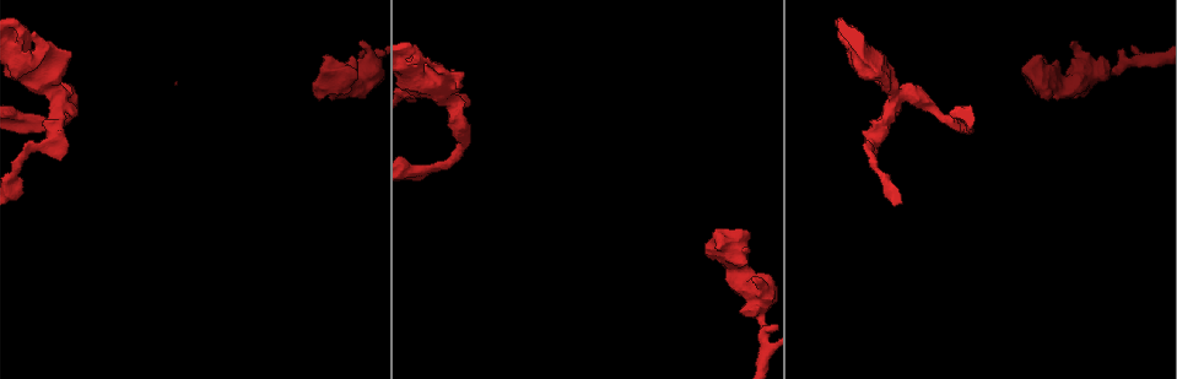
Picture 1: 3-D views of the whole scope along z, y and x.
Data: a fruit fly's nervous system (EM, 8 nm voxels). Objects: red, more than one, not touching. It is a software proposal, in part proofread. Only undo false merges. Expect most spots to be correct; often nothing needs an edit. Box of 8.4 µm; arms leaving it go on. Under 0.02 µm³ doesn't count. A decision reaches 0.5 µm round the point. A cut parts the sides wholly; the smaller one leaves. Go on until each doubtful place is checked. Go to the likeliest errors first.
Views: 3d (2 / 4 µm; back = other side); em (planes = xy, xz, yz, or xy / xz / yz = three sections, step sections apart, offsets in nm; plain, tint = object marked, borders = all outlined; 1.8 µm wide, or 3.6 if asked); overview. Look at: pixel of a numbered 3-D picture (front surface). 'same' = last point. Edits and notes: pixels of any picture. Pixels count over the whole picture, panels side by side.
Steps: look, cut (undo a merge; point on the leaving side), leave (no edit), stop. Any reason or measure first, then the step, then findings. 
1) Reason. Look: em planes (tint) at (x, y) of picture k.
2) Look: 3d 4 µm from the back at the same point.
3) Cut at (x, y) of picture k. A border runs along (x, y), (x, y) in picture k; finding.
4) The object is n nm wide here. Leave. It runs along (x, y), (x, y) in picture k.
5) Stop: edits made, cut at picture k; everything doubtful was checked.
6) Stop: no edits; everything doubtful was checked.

Abrupt turn. Look: em yz step 8 (tint) at (452, 102) of picture 1.

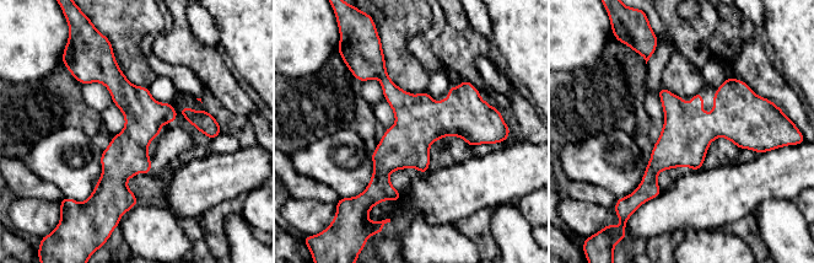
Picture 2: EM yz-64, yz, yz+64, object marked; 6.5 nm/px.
Cut it another way. Look: em planes (tint) at the same point.

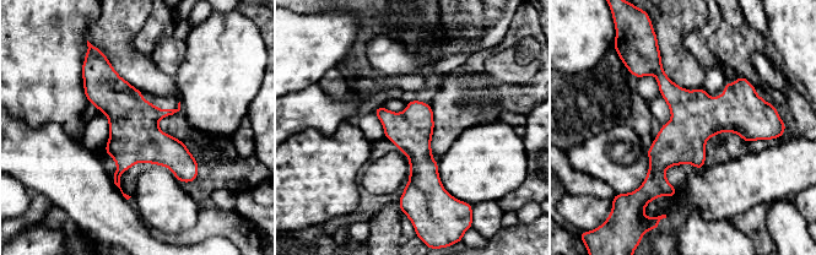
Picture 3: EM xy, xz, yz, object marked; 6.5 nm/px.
Leave. All the same cell.

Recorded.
Look: 3d 4 µm at (1040, 76) of picture 1.

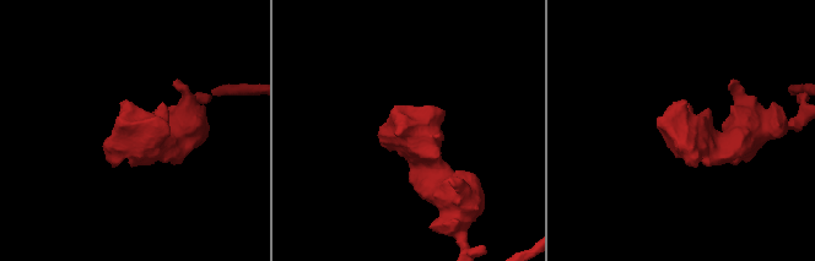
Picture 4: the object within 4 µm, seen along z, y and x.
Look: em 3.6 µm planes (tint) at (415, 130) of picture 4.

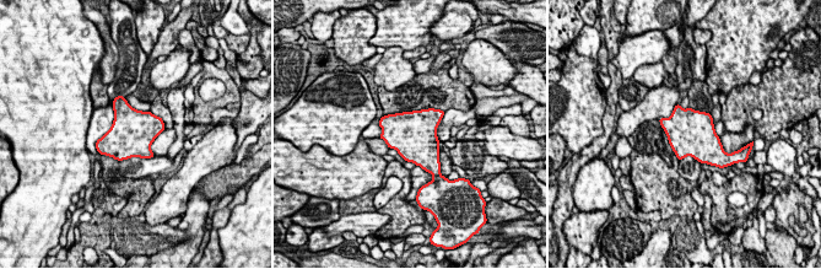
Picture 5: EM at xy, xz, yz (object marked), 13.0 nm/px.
The object is 600 nm wide here. Leave. All the same cell.

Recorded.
Abrupt turn. Look: 3d 2 µm at (40, 144) of picture 1.

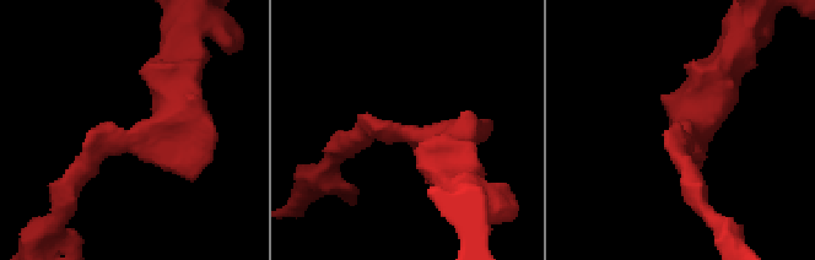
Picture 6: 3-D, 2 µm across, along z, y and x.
The arms are 160, 240 nm wide; need the tissue. Look: em planes (tint) at (684, 136) of picture 6.

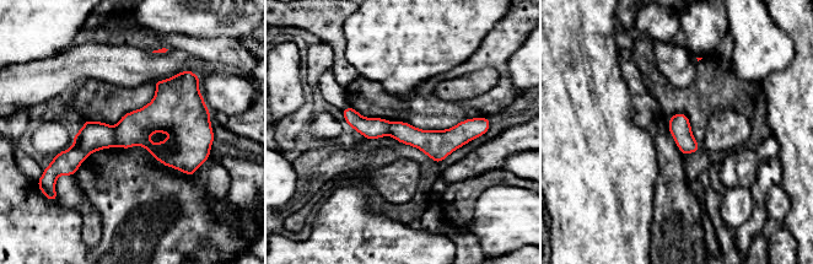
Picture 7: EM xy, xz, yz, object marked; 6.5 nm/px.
Leave. Continuous, no second cell.

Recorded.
Stop: no edits; everything doubtful was checked.

